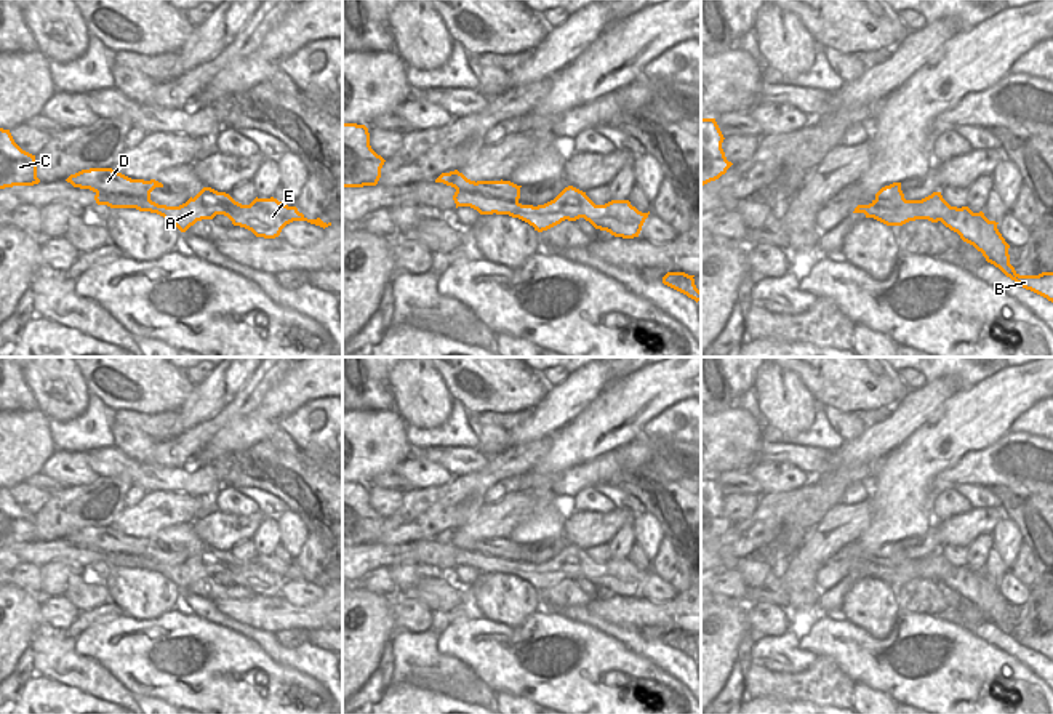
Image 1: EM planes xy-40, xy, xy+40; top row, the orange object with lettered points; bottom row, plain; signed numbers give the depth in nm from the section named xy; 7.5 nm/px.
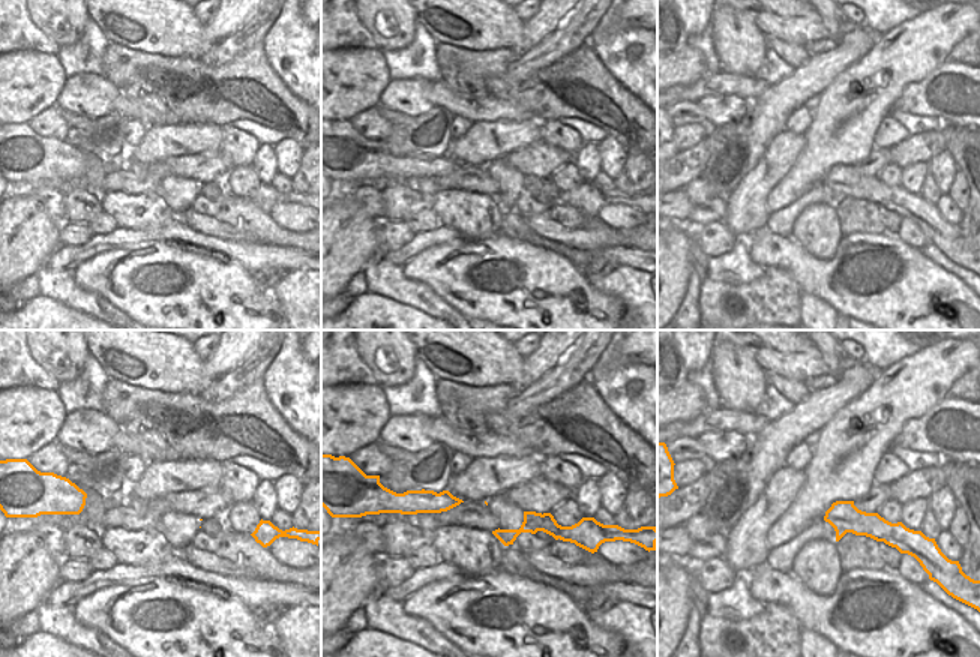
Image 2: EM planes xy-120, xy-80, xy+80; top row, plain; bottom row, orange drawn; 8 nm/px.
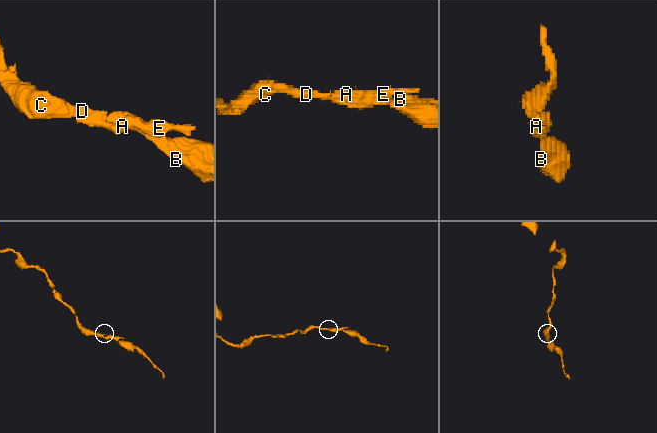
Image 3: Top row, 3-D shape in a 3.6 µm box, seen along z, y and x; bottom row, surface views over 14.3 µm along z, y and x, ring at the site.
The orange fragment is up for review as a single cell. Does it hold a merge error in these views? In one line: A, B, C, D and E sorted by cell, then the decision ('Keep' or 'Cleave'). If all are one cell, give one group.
Groups: A B C D E. Keep.

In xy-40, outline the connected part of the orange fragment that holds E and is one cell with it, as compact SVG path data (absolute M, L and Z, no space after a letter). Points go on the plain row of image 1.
M90 527L70 533L67 538L74 546L93 549L98 564L110 567L136 567L163 575L181 591L202 578L213 578L216 573L227 575L234 584L251 589L256 596L275 597L282 588L293 580L328 586L320 576L307 578L296 565L288 565L277 557L254 557L250 564L235 560L229 552L203 546L194 557L179 565L158 564L150 559L155 546L162 541L150 538L131 538L112 527Z

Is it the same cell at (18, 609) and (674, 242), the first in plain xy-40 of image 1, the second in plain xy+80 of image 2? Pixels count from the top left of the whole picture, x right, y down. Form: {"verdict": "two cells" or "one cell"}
{"verdict": "one cell"}

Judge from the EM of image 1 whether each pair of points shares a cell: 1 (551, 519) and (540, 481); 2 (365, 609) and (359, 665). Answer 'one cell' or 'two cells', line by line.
1: one cell
2: one cell

